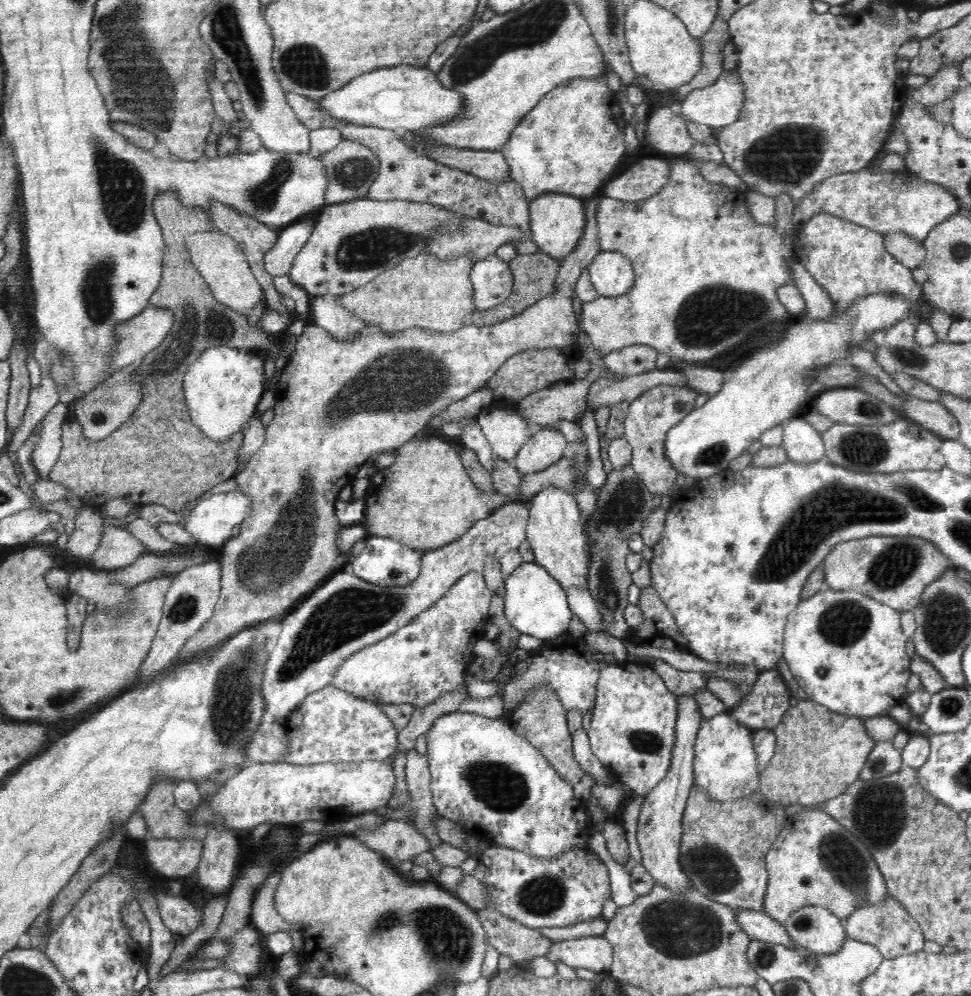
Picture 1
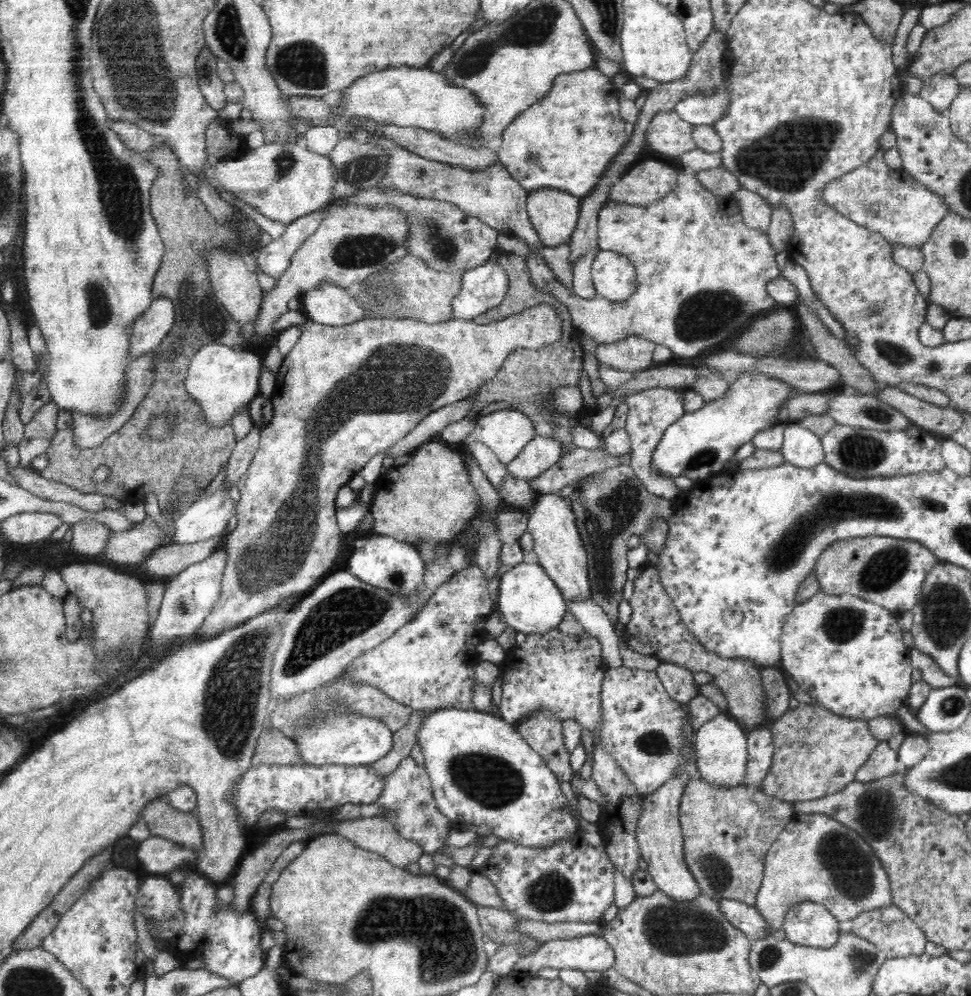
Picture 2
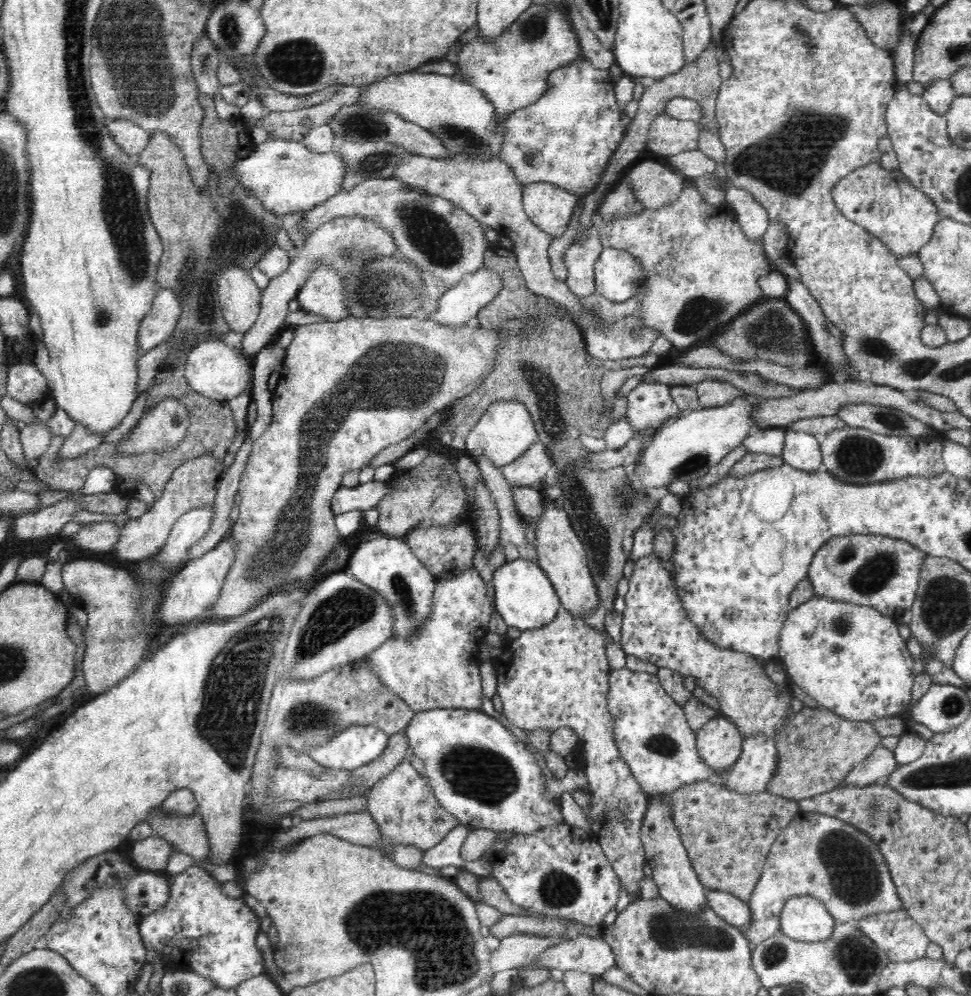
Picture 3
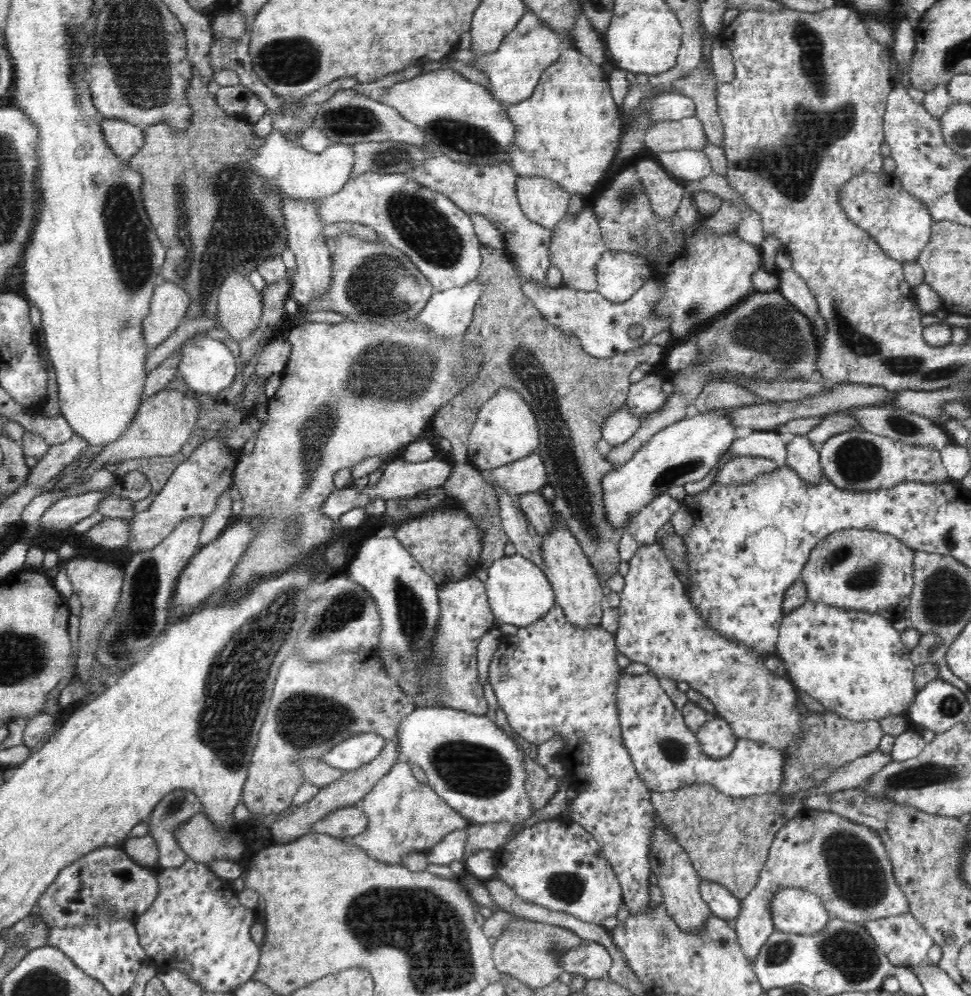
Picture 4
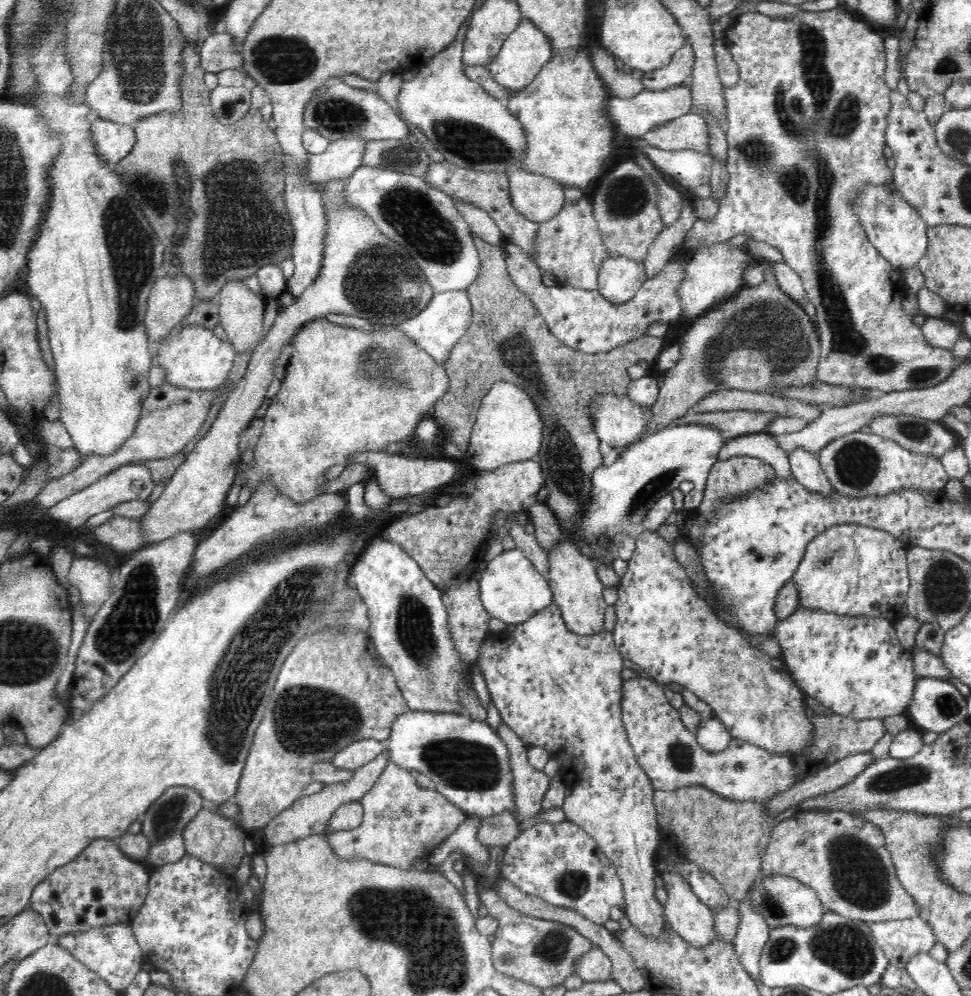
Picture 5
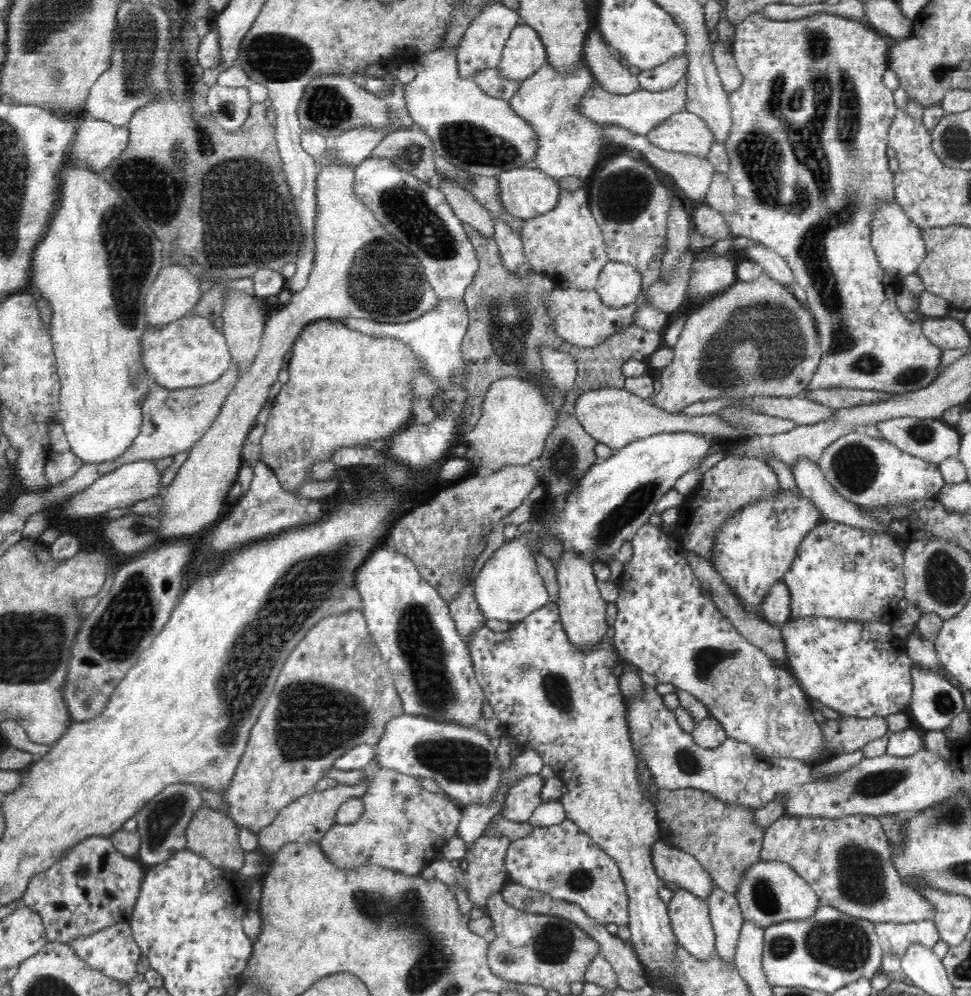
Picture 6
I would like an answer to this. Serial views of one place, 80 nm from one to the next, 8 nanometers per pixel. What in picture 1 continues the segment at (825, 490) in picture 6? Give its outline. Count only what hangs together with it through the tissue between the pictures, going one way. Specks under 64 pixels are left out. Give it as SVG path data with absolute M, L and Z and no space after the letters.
M803 415L790 418L783 424L783 443L788 461L812 463L825 458L821 433Z

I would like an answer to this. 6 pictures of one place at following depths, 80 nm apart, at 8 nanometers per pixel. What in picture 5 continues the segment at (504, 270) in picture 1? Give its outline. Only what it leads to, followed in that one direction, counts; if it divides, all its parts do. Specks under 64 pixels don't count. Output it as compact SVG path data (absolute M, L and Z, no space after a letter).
M452 290L442 293L433 293L432 300L428 306L409 321L404 321L396 326L402 329L408 337L415 339L418 345L432 355L436 361L444 363L455 344L464 336L468 330L473 312L470 299L465 290Z

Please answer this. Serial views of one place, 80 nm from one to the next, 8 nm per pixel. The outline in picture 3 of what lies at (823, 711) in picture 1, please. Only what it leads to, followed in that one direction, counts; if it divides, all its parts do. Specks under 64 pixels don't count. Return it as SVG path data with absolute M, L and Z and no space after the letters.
M803 706L798 713L788 715L783 725L777 729L777 738L775 739L777 766L772 778L769 779L766 791L793 801L818 797L819 794L838 788L842 782L846 782L852 768L880 745L883 738L879 736L877 723L846 719L834 714L826 707L812 709Z

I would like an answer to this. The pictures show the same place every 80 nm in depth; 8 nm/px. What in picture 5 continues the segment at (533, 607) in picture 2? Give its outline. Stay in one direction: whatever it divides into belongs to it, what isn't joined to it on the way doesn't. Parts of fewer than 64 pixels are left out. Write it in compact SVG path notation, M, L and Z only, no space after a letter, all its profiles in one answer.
M518 547L504 549L494 559L488 561L485 571L481 574L479 586L483 605L488 614L508 624L520 625L553 603L551 587Z

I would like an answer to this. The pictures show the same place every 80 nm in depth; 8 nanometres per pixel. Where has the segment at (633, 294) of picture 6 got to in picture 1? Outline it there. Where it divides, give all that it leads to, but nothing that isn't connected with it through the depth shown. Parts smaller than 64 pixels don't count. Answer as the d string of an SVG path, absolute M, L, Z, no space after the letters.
M601 251L590 263L587 272L599 296L609 298L624 294L636 278L632 262L616 252Z

